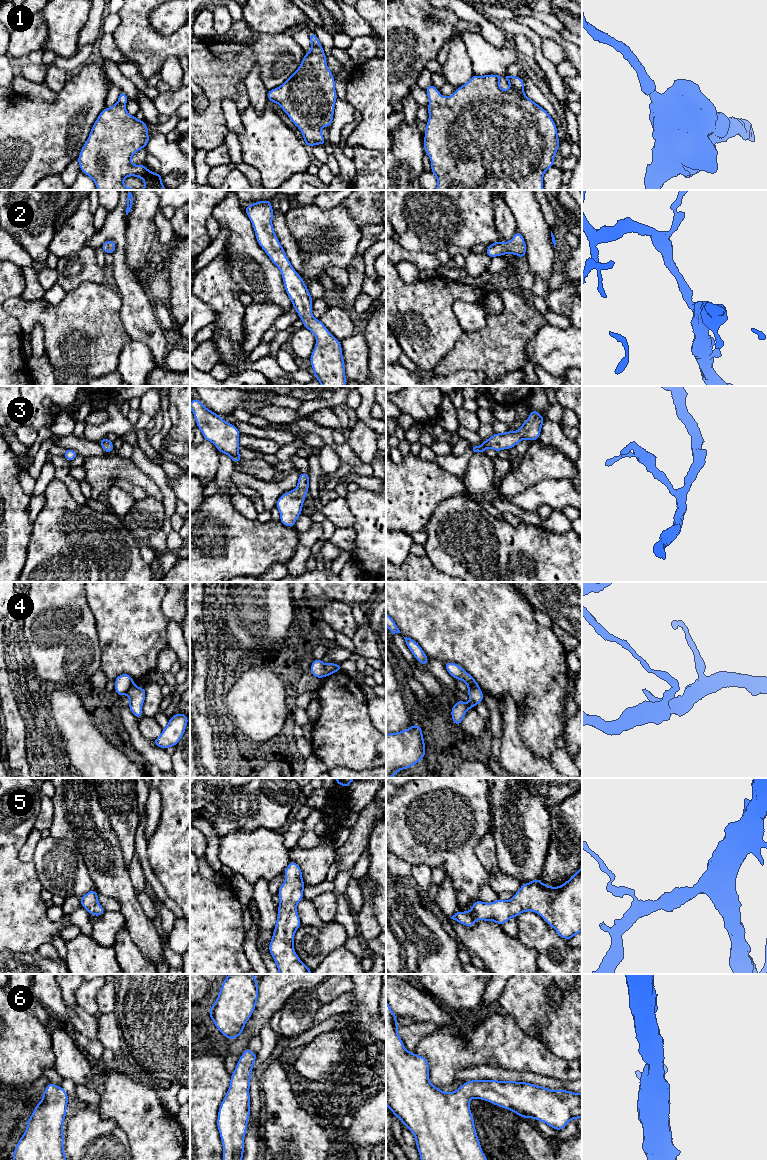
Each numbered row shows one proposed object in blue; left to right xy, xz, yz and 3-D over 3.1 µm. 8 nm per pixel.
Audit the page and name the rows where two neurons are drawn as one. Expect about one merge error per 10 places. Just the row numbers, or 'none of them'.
4

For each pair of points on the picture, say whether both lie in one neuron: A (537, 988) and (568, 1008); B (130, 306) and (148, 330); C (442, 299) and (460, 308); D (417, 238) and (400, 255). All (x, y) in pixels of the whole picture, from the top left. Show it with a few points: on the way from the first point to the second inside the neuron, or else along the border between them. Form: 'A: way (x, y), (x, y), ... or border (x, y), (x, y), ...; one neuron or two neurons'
A: way (537, 998), (553, 1014), (558, 1014); one neuron
B: way (136, 312), (142, 324); one neuron
C: border (475, 303), (457, 300), (452, 305), (459, 326); two neurons
D: border (398, 243), (408, 250), (421, 250), (429, 253); two neurons

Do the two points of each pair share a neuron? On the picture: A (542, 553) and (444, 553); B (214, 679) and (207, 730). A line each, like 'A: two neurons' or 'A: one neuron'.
A: one neuron
B: one neuron

